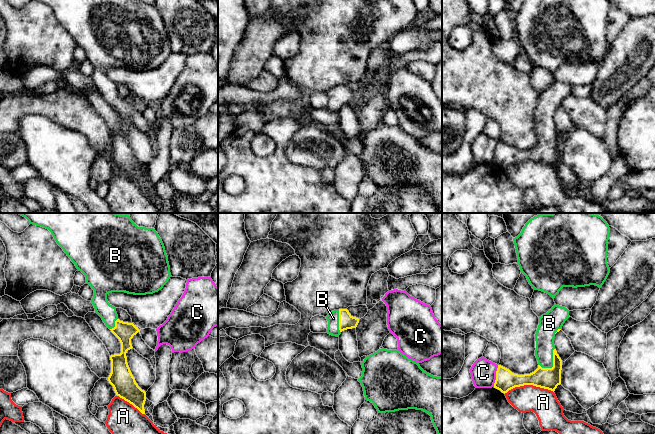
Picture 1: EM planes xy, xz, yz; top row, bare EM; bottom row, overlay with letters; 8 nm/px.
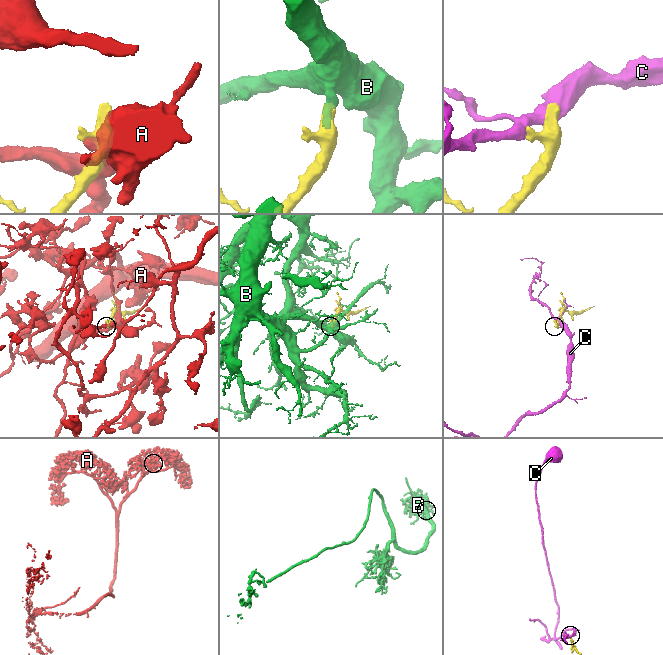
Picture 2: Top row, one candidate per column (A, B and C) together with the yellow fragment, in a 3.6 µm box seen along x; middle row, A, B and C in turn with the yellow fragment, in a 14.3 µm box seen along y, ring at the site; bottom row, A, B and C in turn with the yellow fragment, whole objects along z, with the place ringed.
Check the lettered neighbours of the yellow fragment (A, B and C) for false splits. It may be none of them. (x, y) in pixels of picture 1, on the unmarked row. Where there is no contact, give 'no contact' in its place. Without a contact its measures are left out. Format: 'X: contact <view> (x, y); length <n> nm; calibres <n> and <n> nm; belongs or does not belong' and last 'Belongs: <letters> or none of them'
A: contact yz (528, 160); length 400 nm; calibres 180 and 220 nm; does not belong
B: contact yz (553, 138); length 190 nm; calibres 180 and 160 nm; belongs
C: contact yz (496, 152); length 180 nm; calibres 160 and 200 nm; does not belong
Belongs: B

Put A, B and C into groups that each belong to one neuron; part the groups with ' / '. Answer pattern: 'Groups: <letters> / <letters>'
Groups: A / B / C

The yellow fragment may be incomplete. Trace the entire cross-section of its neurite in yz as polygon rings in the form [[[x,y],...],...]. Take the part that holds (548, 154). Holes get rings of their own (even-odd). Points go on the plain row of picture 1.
[[[556,80],[539,93],[535,110],[535,132],[539,140],[538,144],[530,150],[518,151],[498,141],[494,164],[505,170],[515,163],[533,161],[554,168],[561,160],[562,146],[562,136],[555,125],[554,114],[568,94],[569,86]]]

